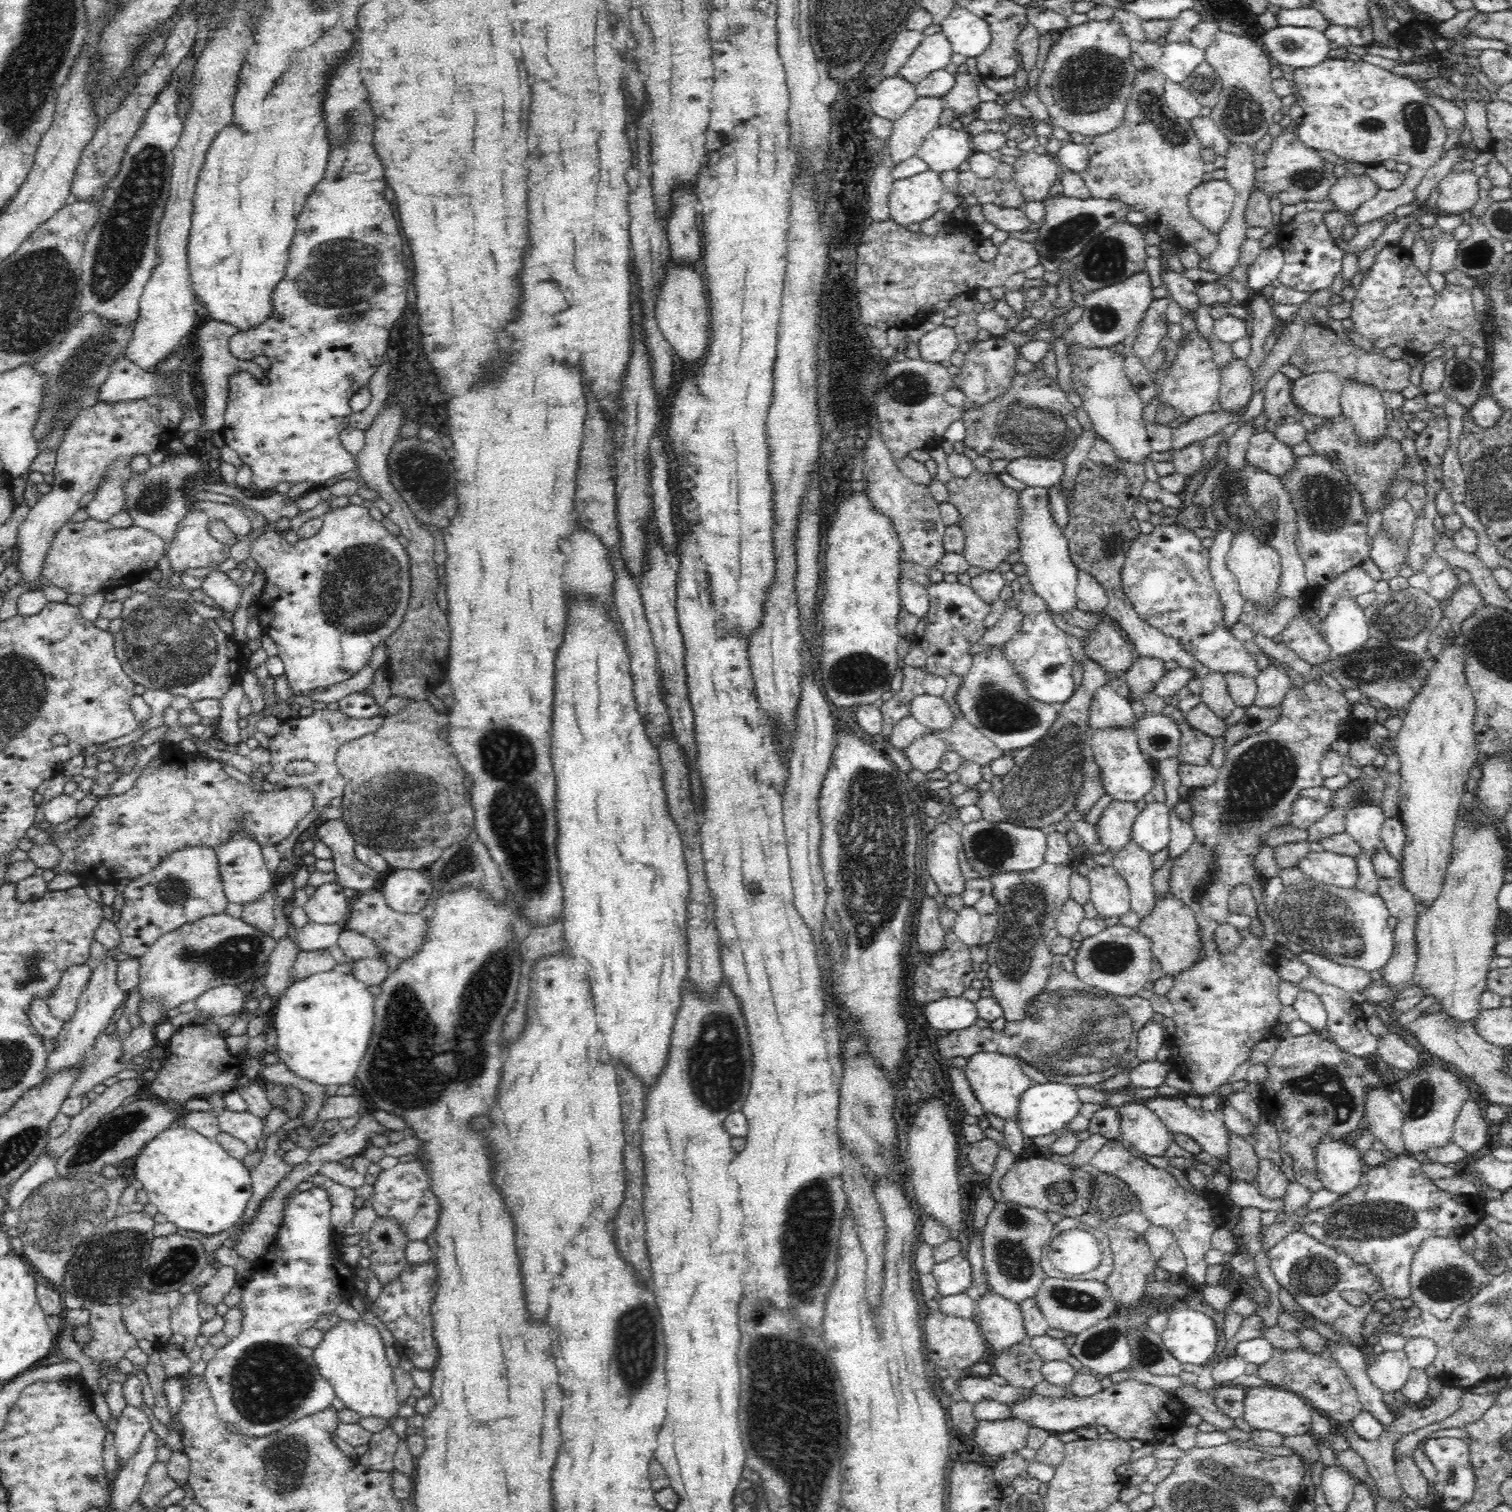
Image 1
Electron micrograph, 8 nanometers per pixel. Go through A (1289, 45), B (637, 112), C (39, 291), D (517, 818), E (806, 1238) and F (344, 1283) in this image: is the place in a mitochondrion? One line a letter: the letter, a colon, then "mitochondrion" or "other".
A: mitochondrion
B: other
C: mitochondrion
D: mitochondrion
E: mitochondrion
F: other

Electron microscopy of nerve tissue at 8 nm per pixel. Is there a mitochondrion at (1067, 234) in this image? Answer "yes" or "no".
yes

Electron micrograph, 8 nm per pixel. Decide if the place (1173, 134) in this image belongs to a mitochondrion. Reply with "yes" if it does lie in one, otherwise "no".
yes

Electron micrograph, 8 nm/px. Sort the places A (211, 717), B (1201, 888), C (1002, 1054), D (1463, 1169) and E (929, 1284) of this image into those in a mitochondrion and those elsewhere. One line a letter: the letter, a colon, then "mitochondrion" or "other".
A: other
B: mitochondrion
C: other
D: other
E: other

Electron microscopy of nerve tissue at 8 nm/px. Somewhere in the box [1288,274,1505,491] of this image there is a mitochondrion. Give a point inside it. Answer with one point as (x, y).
(1464, 379)

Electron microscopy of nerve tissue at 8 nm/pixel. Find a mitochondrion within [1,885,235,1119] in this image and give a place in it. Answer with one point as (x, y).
(33, 967)

